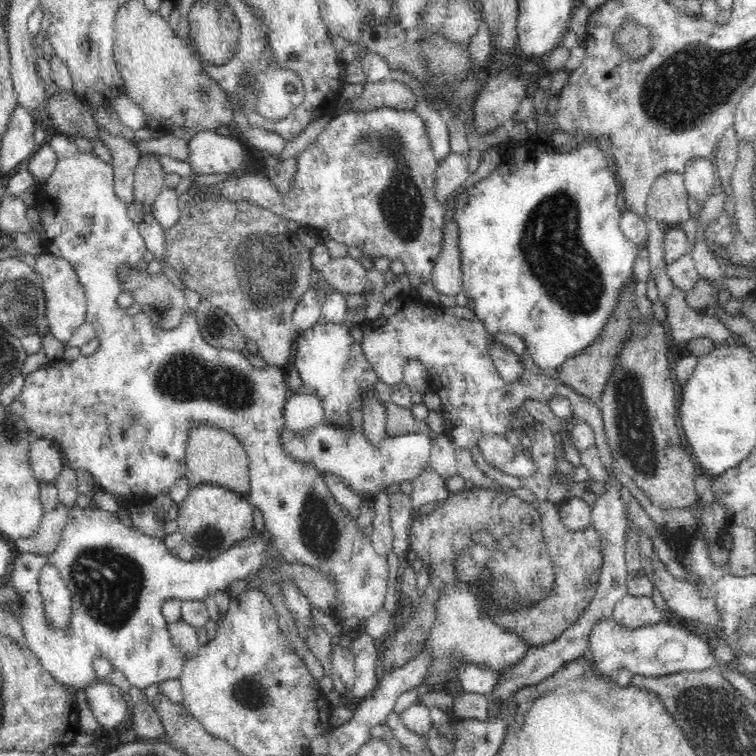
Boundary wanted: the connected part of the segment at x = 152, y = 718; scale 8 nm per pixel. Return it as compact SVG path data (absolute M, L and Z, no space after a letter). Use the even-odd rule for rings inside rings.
M131 686L127 693L132 708L135 733L142 740L167 740L164 725L153 703L147 700L144 690Z

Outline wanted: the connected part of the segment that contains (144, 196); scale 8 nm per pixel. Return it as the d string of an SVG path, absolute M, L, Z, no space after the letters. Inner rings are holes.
M152 152L141 154L139 162L134 168L136 203L152 205L163 189L162 183L166 174L162 170L158 157L158 154Z

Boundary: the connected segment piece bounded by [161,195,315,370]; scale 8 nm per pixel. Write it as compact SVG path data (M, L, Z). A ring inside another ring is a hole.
M214 195L206 197L203 201L190 204L184 203L180 208L180 216L178 222L172 228L162 233L162 241L165 245L165 261L166 265L174 268L178 278L186 285L186 289L197 292L201 299L209 301L212 306L220 309L222 313L230 316L232 321L236 323L236 327L244 333L246 338L252 338L258 345L259 356L262 357L268 366L278 367L286 370L290 361L290 348L295 342L295 331L293 329L293 311L298 307L298 303L302 300L304 293L310 289L311 278L314 276L314 267L311 266L311 248L304 246L299 239L297 231L290 230L286 225L286 219L272 210L262 208L256 204L246 201L230 201L226 199L218 199Z

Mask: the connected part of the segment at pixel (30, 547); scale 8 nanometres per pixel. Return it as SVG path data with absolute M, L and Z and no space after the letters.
M58 503L52 510L43 510L38 532L34 536L21 538L12 542L17 553L22 554L52 554L61 539L63 528L71 507Z

